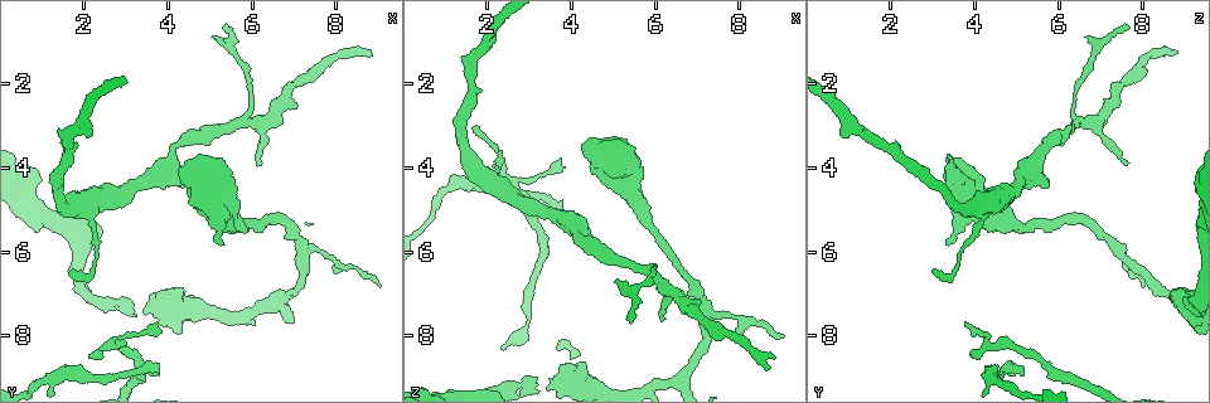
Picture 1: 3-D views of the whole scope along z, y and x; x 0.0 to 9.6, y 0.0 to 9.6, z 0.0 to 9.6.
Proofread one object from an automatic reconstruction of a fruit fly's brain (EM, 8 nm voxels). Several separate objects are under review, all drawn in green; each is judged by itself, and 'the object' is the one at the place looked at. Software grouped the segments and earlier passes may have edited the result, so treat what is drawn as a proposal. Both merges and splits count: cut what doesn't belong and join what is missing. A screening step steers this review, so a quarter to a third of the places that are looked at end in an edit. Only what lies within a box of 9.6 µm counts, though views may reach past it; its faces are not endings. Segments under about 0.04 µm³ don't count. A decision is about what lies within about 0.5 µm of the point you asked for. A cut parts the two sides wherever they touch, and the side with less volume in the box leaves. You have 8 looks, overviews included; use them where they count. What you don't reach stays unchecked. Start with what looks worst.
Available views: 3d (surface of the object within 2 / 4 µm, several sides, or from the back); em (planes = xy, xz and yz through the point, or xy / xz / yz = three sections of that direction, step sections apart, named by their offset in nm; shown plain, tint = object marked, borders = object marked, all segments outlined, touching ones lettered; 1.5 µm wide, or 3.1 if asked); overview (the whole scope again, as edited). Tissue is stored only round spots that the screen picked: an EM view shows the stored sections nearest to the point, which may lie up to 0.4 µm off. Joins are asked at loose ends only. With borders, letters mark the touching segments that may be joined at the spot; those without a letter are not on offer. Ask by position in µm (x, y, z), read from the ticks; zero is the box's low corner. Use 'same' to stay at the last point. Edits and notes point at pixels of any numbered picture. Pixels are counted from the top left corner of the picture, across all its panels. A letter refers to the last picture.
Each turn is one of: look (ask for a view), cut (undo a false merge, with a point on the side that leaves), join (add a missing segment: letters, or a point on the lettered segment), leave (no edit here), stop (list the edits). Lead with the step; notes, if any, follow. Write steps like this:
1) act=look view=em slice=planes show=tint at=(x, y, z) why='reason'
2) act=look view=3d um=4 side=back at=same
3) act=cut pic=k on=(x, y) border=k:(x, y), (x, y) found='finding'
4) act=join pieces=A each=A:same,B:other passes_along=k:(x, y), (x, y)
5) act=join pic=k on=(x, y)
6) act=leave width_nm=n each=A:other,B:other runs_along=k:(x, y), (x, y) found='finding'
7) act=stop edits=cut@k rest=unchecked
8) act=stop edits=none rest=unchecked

act=look view=em slice=planes show=plain at=(3.75, 8.90, 5.15) why='thin end'

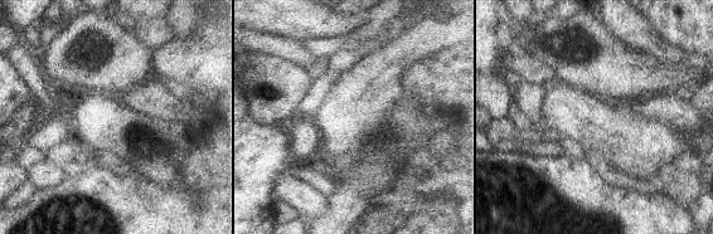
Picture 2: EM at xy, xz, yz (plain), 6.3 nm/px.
act=look view=em slice=planes show=borders at=same why='what lies round it'

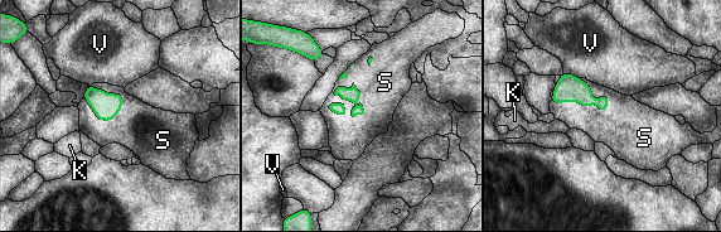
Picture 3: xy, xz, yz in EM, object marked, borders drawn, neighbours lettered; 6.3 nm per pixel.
act=join pieces=S longest_contact=S:280nm each=K:other,S:same,V:other found='it goes on there'

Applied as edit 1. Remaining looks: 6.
act=look view=em slice=planes show=borders at=(5.40, 0.70, 7.70) why='free end'

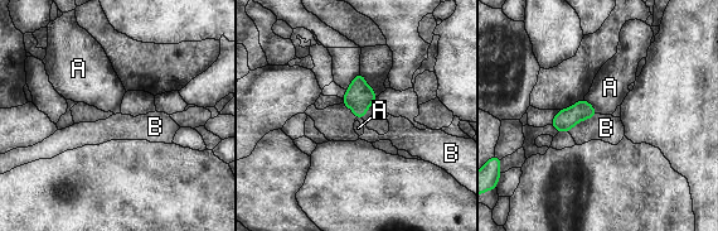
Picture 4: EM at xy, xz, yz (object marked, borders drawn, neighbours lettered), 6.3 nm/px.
act=leave each=A:other,B:other border=4:(598, 114), (578, 121), (567, 131) found='no lettered segment goes on from it'

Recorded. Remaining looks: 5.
act=stop edits=join@3 rest=unchecked

